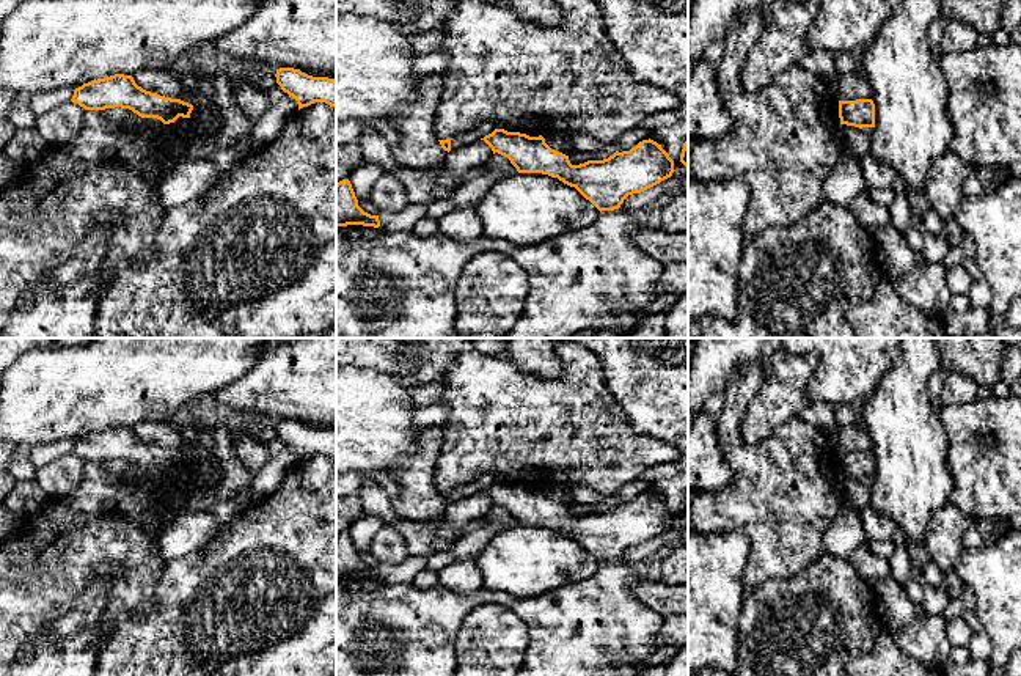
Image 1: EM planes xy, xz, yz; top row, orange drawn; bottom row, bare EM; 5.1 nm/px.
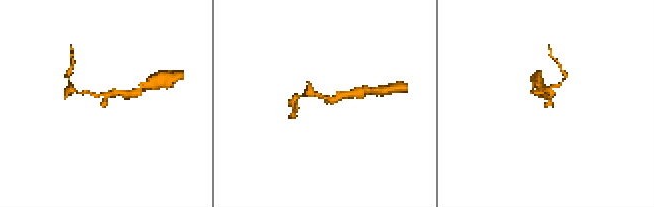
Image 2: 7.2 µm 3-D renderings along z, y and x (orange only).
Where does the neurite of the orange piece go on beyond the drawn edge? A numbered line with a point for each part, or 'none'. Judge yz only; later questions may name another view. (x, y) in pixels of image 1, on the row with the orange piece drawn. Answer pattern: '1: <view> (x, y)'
none

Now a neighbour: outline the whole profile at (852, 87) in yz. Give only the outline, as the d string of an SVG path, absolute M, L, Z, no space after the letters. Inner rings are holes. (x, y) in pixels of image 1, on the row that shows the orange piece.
M854 72L834 80L839 101L872 99L873 91L864 72Z

